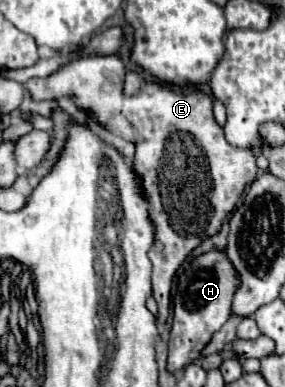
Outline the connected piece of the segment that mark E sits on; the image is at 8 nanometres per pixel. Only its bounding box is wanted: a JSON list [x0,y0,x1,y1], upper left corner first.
[27,56,257,320]

